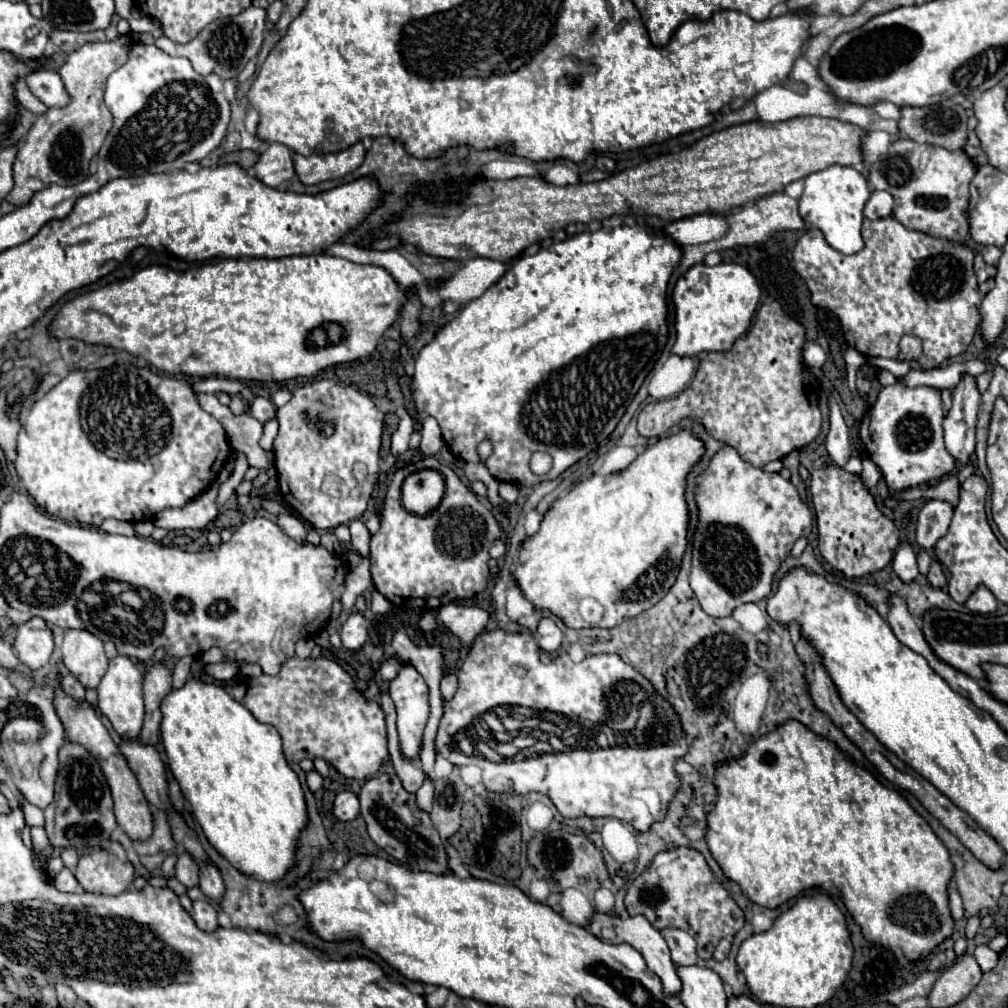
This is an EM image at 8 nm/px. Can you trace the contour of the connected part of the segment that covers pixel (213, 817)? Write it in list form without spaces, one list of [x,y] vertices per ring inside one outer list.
[[[199,678],[187,680],[179,690],[171,690],[161,702],[161,714],[161,740],[169,768],[173,776],[177,776],[183,796],[191,802],[209,844],[239,872],[251,878],[263,882],[283,878],[293,864],[295,842],[307,824],[307,810],[299,778],[283,756],[275,726],[257,722],[255,716],[221,686],[205,684]]]

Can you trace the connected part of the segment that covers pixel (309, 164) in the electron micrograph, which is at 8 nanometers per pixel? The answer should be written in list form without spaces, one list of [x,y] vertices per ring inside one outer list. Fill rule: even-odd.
[[[361,142],[331,154],[311,154],[311,156],[295,154],[293,156],[295,172],[303,184],[339,180],[351,174],[355,168],[359,168],[363,164],[363,158],[365,158],[365,148]]]

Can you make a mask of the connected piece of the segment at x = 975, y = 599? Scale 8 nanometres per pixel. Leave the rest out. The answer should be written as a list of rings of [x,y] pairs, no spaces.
[[[979,586],[973,594],[971,594],[971,598],[967,600],[967,604],[965,604],[971,612],[977,612],[977,614],[991,614],[991,612],[995,612],[995,608],[997,608],[997,600],[995,600],[995,596],[985,588],[985,586]]]

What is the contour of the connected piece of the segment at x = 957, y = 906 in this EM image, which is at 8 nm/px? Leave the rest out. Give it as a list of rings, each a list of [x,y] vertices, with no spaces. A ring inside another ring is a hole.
[[[949,888],[949,900],[951,900],[951,912],[953,912],[953,918],[955,918],[955,920],[961,920],[965,910],[963,910],[963,902],[961,902],[961,898],[959,898],[959,894],[957,894],[955,888]]]

